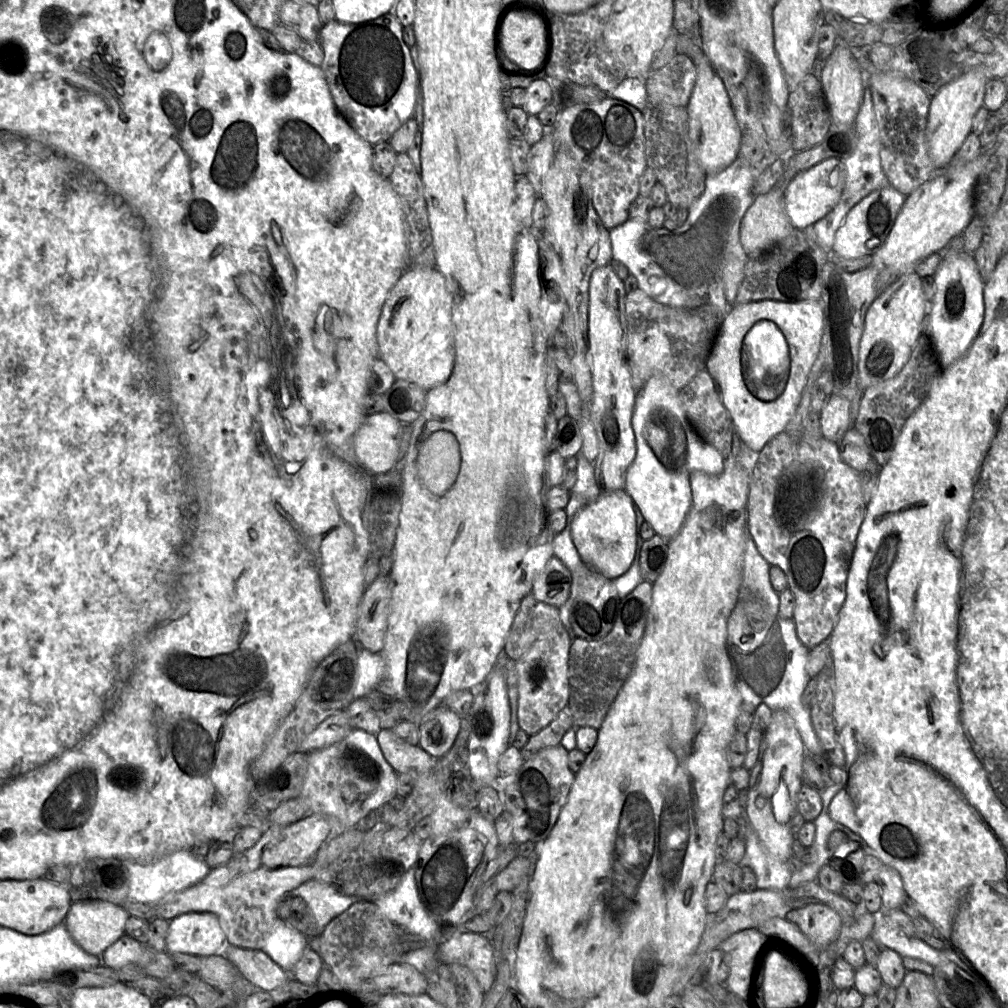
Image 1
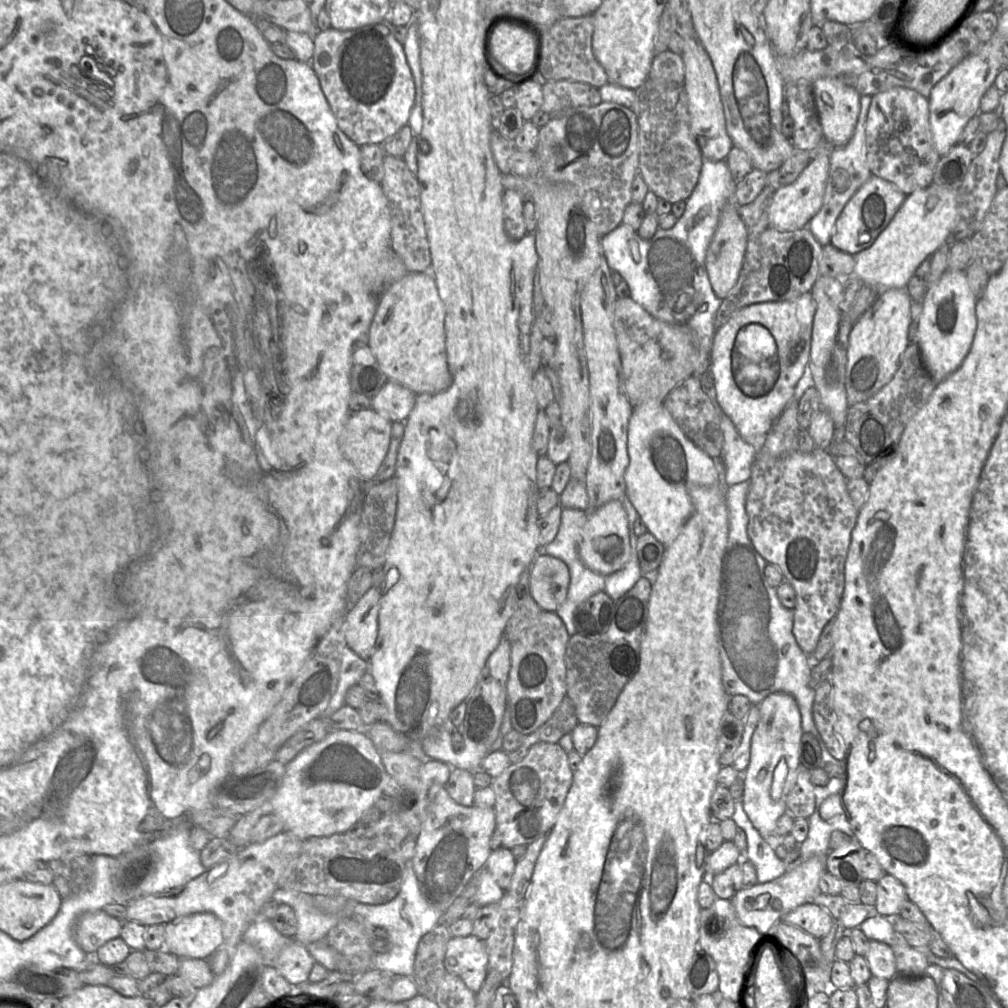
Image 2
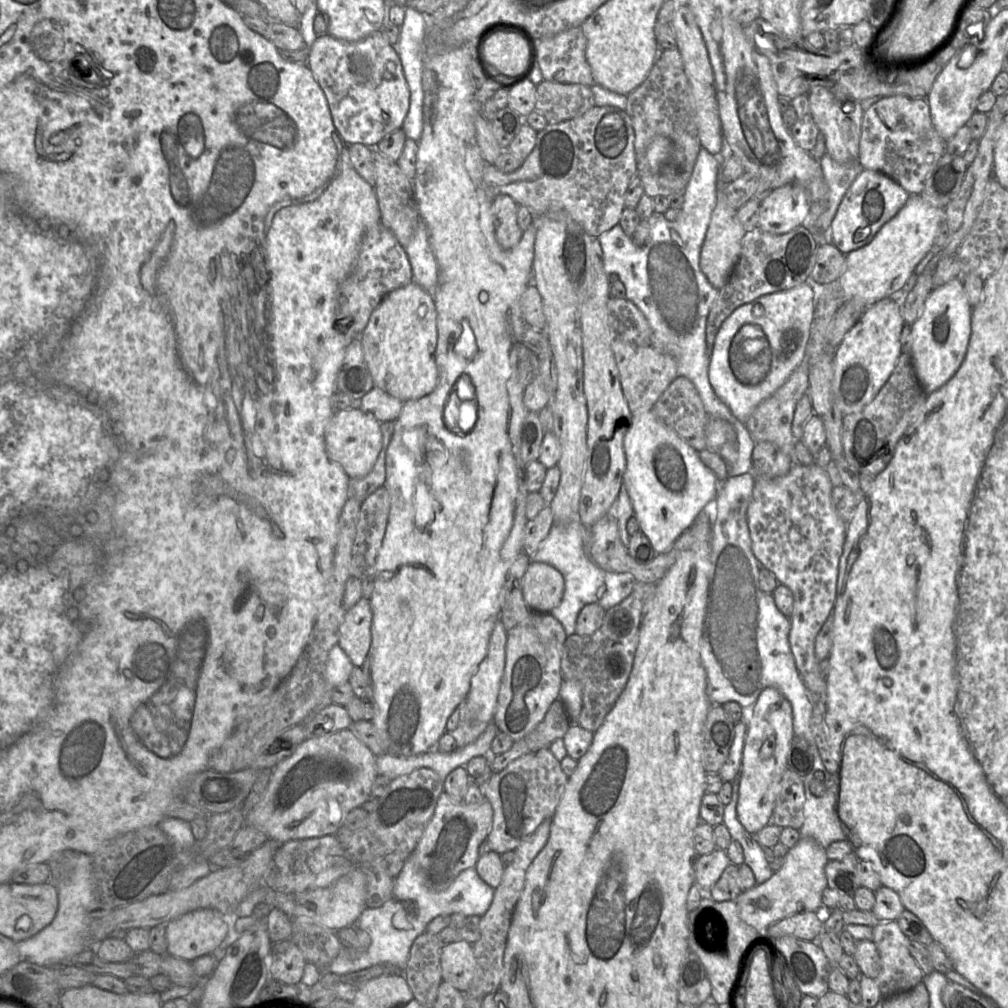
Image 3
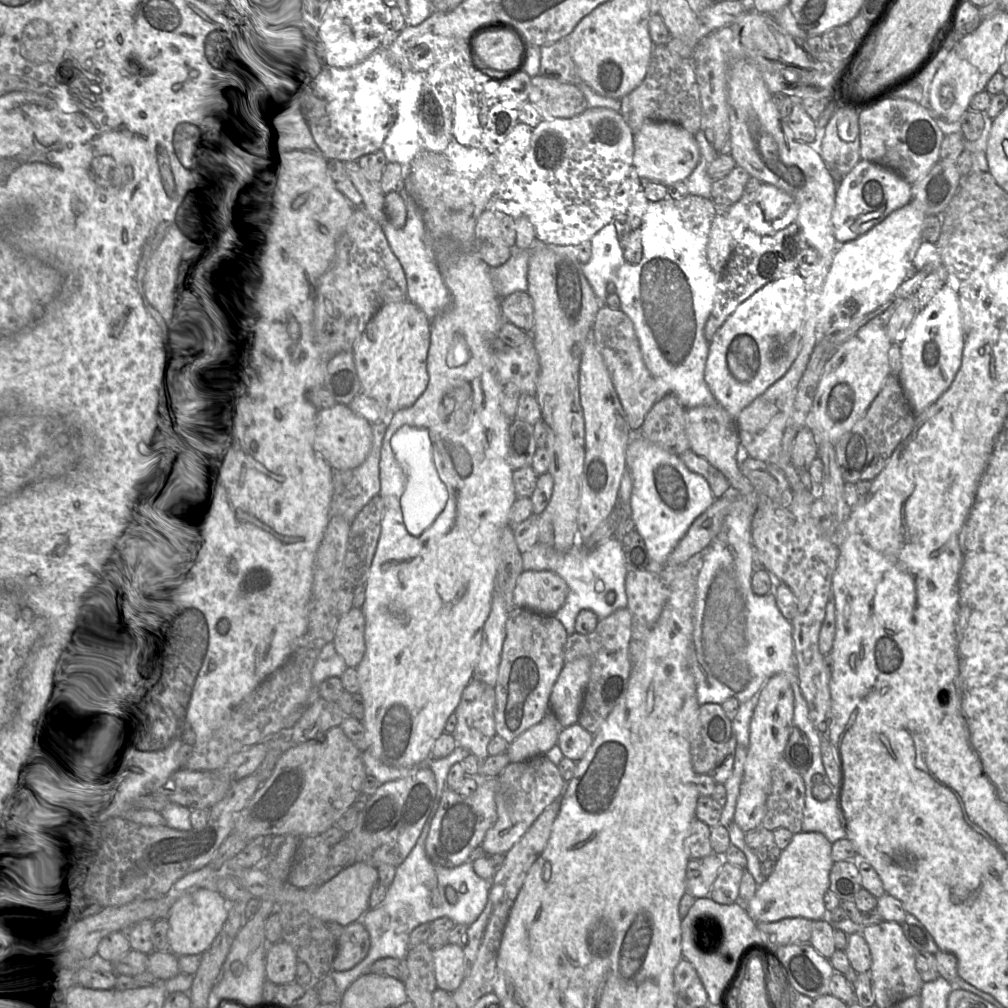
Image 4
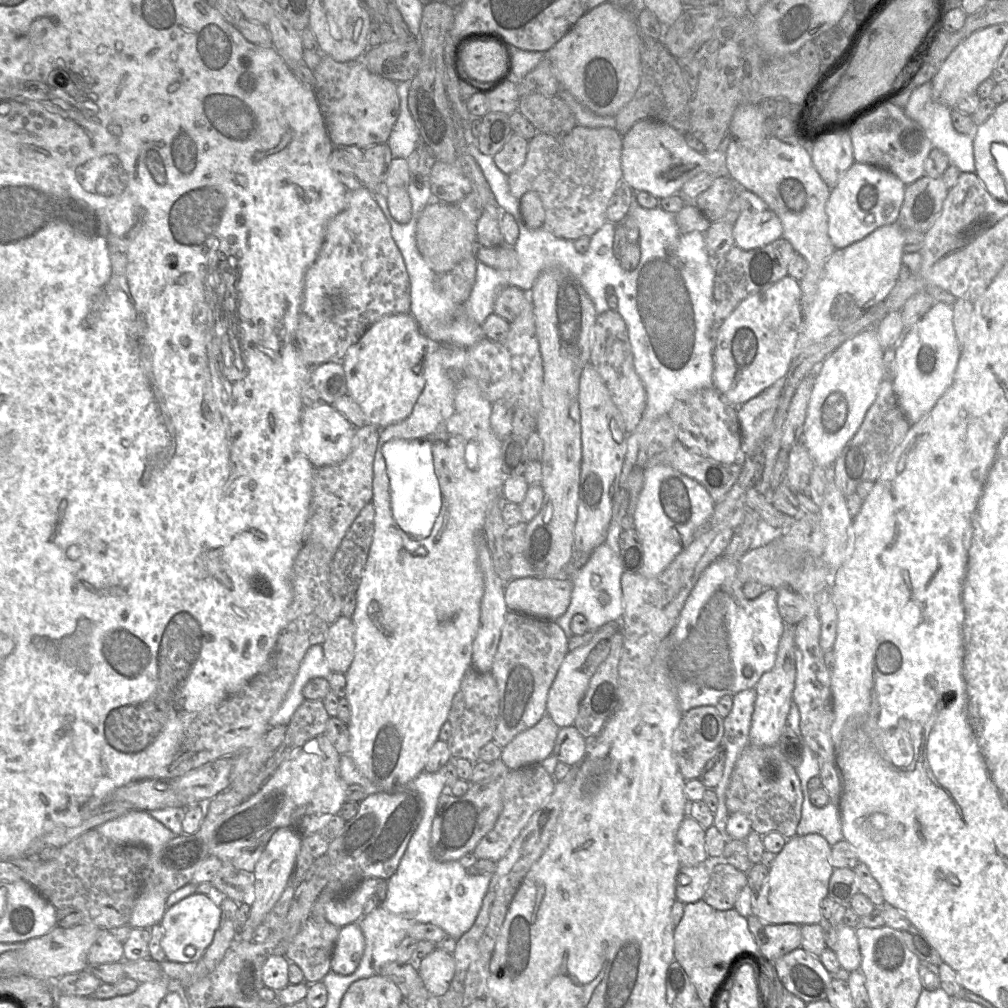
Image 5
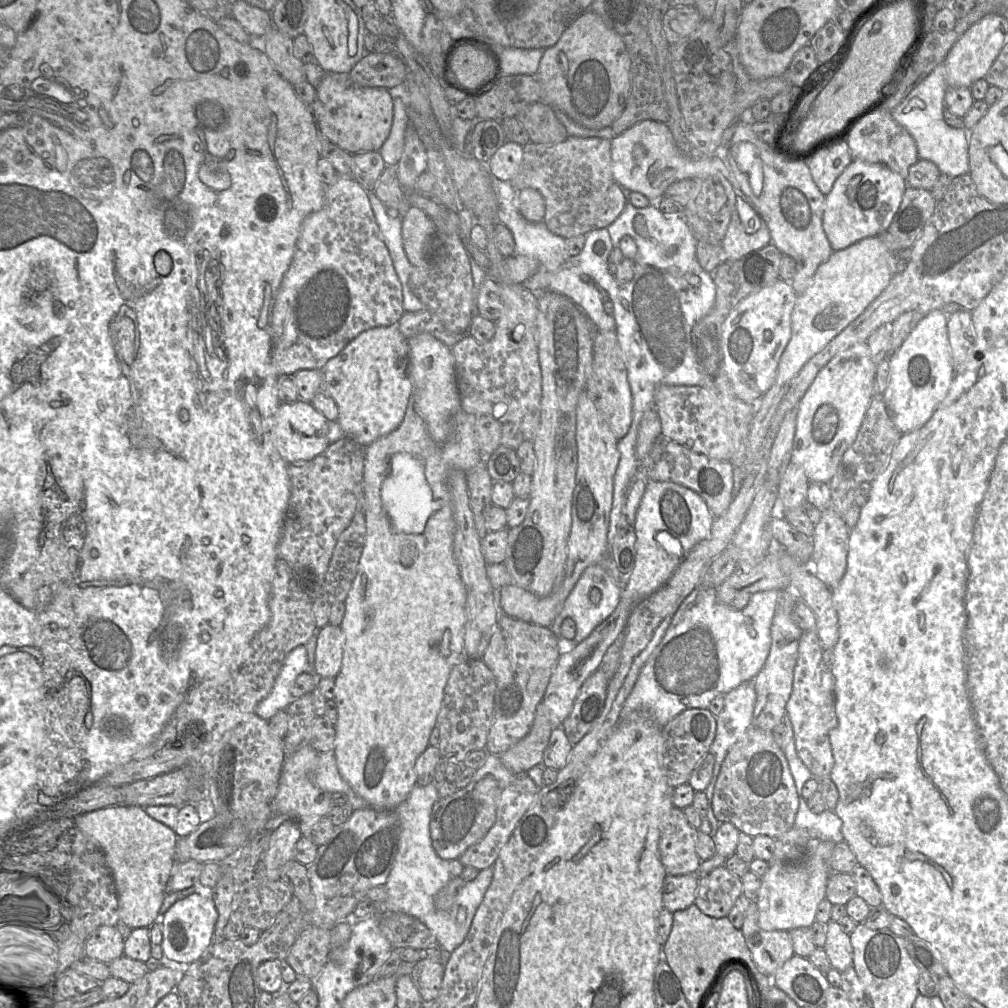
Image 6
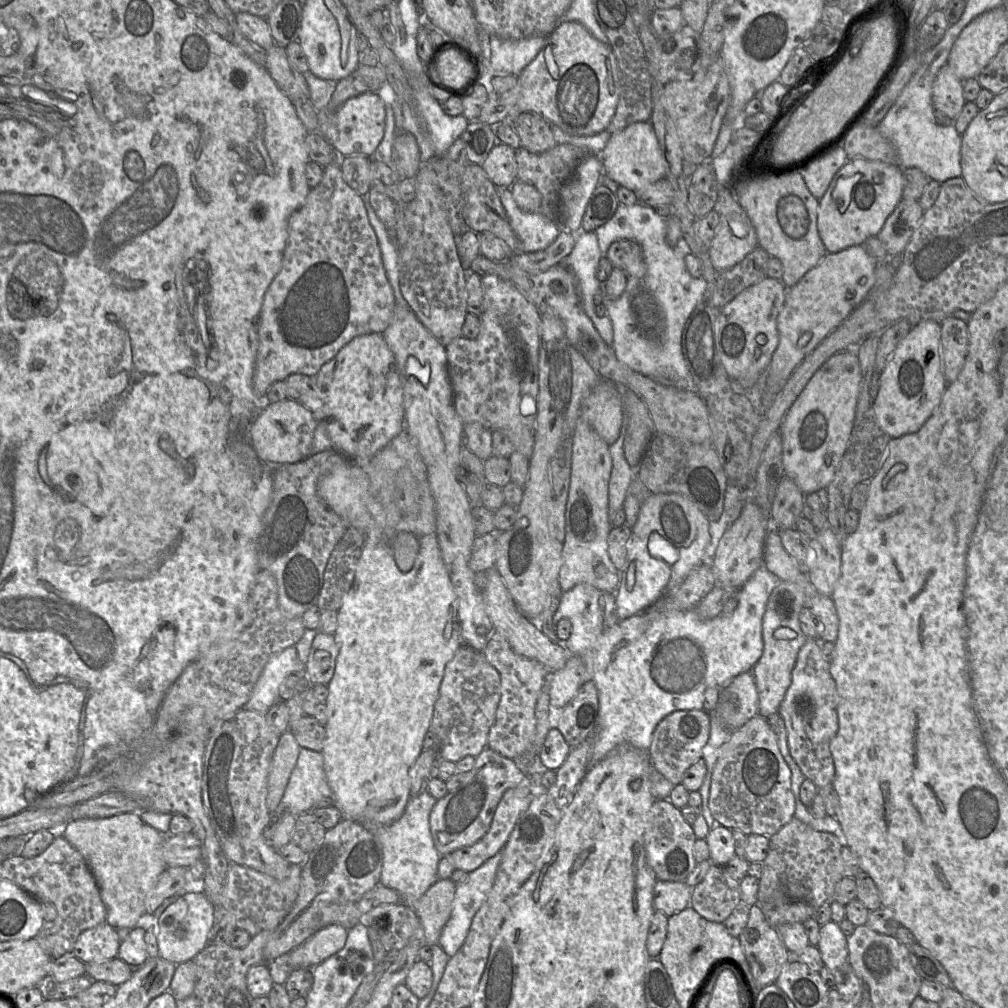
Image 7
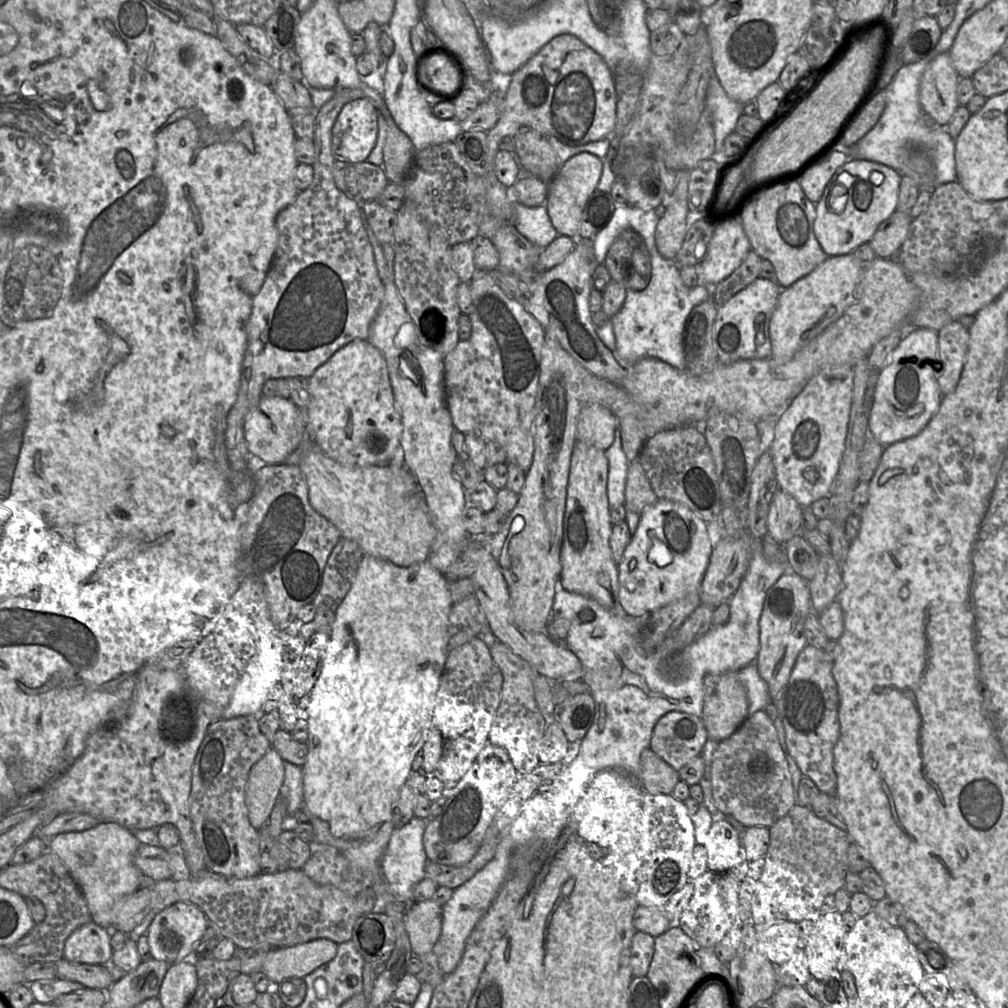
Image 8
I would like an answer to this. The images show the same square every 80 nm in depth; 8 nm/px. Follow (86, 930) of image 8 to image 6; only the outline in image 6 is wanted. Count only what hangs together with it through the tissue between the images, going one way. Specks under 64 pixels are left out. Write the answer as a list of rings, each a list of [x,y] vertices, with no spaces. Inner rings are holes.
[[[100,926],[93,931],[84,943],[84,956],[105,964],[124,956],[125,940],[116,927]]]

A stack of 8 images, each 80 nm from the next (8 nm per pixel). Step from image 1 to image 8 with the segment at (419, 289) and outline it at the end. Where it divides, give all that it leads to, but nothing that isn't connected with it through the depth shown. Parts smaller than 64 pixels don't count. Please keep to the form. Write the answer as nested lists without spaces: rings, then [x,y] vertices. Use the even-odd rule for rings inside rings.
[[[368,339],[353,341],[338,351],[336,351],[324,364],[307,379],[307,389],[309,392],[309,404],[303,409],[307,423],[307,437],[312,436],[316,446],[329,458],[352,467],[364,467],[371,465],[390,464],[392,466],[402,466],[403,455],[400,449],[400,438],[402,433],[402,424],[399,413],[395,406],[392,387],[389,380],[388,370],[382,353]]]

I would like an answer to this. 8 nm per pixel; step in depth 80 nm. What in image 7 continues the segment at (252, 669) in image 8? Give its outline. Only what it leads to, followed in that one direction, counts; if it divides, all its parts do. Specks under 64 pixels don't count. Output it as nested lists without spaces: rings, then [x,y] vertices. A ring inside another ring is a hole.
[[[294,646],[274,655],[264,667],[252,695],[243,709],[261,714],[267,711],[279,698],[279,687],[283,681],[300,666]]]

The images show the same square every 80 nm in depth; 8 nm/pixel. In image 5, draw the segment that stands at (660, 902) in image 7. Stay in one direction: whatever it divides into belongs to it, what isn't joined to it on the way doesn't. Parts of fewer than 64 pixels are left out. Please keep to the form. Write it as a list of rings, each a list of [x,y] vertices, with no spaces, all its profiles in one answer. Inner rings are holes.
[[[711,861],[697,866],[681,867],[676,880],[676,899],[686,904],[703,899],[711,876]]]

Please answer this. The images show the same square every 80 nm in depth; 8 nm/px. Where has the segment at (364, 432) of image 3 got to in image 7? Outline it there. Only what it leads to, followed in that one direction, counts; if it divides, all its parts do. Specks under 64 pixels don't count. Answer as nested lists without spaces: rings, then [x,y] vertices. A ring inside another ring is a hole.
[[[295,399],[270,402],[252,420],[248,438],[256,454],[264,462],[272,466],[290,464],[310,456],[318,423],[314,414]]]

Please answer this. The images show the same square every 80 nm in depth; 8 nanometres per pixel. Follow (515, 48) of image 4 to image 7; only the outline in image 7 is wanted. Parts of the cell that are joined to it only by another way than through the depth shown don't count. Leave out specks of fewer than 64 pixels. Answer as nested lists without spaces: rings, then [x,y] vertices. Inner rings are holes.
[[[456,50],[436,55],[432,62],[432,78],[441,87],[456,89],[471,76],[471,64]]]

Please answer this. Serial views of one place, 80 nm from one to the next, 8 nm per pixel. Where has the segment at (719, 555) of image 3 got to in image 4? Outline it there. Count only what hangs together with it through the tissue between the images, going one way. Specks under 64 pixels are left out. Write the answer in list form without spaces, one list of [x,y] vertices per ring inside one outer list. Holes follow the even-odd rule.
[[[750,493],[748,495],[736,498],[735,501],[731,505],[731,509],[730,509],[729,513],[727,514],[727,516],[725,517],[725,519],[723,521],[720,531],[712,539],[712,541],[710,542],[710,544],[707,546],[707,548],[704,550],[703,554],[702,554],[703,555],[703,563],[702,563],[702,567],[701,567],[701,570],[699,572],[697,582],[696,582],[696,596],[695,596],[695,602],[694,602],[694,615],[693,615],[693,622],[694,622],[693,647],[694,647],[694,651],[691,653],[691,673],[695,679],[695,683],[696,683],[696,697],[697,697],[697,701],[700,706],[702,706],[704,704],[708,704],[708,703],[714,703],[714,704],[721,705],[725,700],[727,700],[728,698],[731,698],[731,697],[737,699],[740,703],[743,703],[743,702],[746,702],[749,699],[751,699],[751,697],[754,696],[755,694],[759,694],[761,688],[764,686],[766,681],[769,678],[771,678],[772,676],[774,676],[776,674],[785,674],[788,677],[788,679],[791,683],[792,689],[793,689],[793,694],[794,694],[793,729],[797,728],[801,732],[804,732],[807,735],[807,738],[809,740],[811,750],[812,750],[812,764],[811,764],[810,768],[807,770],[807,772],[804,775],[802,775],[802,778],[803,778],[804,784],[805,784],[805,807],[804,807],[804,817],[803,817],[803,821],[802,821],[801,832],[821,833],[827,838],[827,840],[831,844],[833,844],[837,840],[846,838],[846,832],[842,825],[841,811],[839,808],[839,797],[840,796],[834,797],[834,795],[832,795],[826,801],[820,802],[820,801],[817,801],[812,795],[812,778],[814,777],[815,774],[824,775],[826,773],[825,773],[823,762],[822,762],[822,754],[821,754],[821,749],[820,749],[820,735],[819,735],[818,731],[815,729],[815,727],[813,726],[813,724],[809,718],[808,706],[807,706],[807,703],[802,695],[802,692],[801,692],[801,689],[799,686],[798,672],[797,672],[797,668],[796,668],[796,660],[795,660],[795,655],[794,655],[794,651],[793,651],[792,623],[791,623],[791,621],[785,619],[783,617],[783,615],[781,614],[781,612],[779,611],[779,609],[776,605],[774,590],[769,594],[759,596],[753,592],[752,586],[751,586],[752,575],[753,575],[754,571],[756,570],[755,559],[754,559],[754,550],[753,550],[753,545],[752,545],[751,522],[752,522],[752,517],[756,511],[757,505],[758,505],[758,495],[756,493]]]

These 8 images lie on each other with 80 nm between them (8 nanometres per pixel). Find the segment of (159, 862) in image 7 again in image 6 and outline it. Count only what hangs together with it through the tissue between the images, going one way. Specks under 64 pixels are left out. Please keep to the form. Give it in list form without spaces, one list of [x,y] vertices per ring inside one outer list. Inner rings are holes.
[[[107,807],[77,816],[74,827],[103,853],[113,876],[120,923],[131,929],[149,928],[159,921],[159,911],[175,865],[178,836],[173,829],[151,818],[142,807]]]

